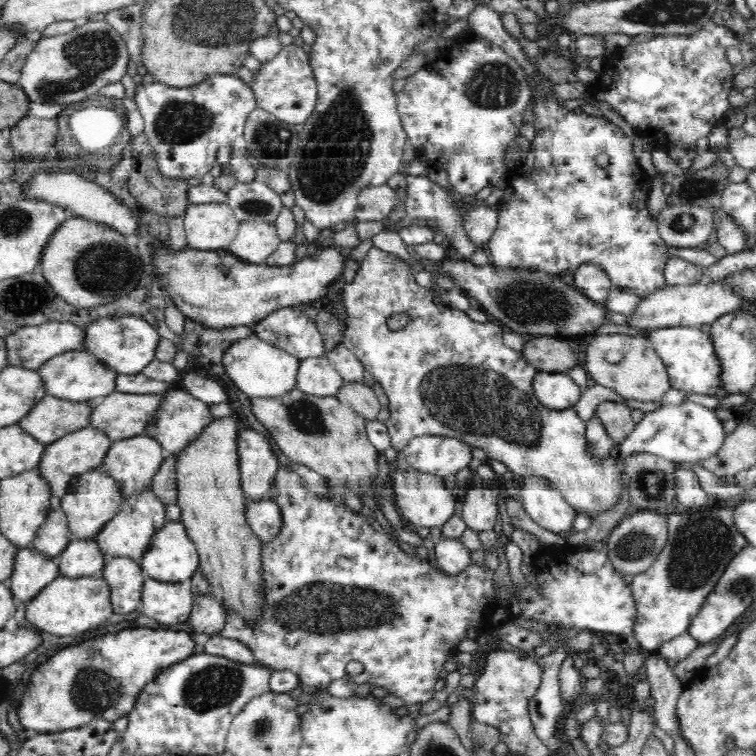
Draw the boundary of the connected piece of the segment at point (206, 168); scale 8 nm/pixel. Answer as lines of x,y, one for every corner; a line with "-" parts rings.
235,75
212,76
206,82
190,88
174,88
155,81
146,86
128,86
128,92
144,119
143,133
149,139
160,174
172,179
202,178
208,174
216,162
219,147
232,145
238,136
243,136
248,116
258,108
252,88

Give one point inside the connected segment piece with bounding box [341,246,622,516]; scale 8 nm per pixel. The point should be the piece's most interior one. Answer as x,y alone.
444,375

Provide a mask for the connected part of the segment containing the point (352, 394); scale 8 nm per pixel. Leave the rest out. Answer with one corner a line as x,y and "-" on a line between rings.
344,382
335,395
368,421
376,419
382,408
372,387
364,385
364,382

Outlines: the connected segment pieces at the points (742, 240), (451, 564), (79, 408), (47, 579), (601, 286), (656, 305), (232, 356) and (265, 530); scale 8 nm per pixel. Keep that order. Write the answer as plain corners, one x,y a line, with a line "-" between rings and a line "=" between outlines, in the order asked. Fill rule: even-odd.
713,210
713,228
720,246
723,246
727,254
736,254
748,249
748,239
744,231
740,230
732,216
723,210
=
440,537
435,545
435,565
452,576
466,570
471,562
471,551
459,539
=
46,395
18,424
24,432
47,445
86,427
92,411
93,402
62,400
=
32,548
19,550
10,578
10,589
16,603
30,602
60,575
57,559
=
584,263
573,272
574,285
590,300
604,303
608,298
612,281
596,264
=
710,283
707,285
665,285
664,288
656,289
648,298
644,298
640,304
636,304
636,310
632,312
632,318
628,324
644,330
656,330
664,327
700,327
703,324
711,324
720,316
728,312
747,309
744,299
732,291
732,287
724,286
722,283
=
252,335
234,341
224,352
222,365
225,373
236,384
236,388
246,392
251,398
278,398
296,388
296,377
301,360
296,356
272,346
272,344
=
270,497
249,502
245,512
251,531
263,542
271,542
283,527
283,513

